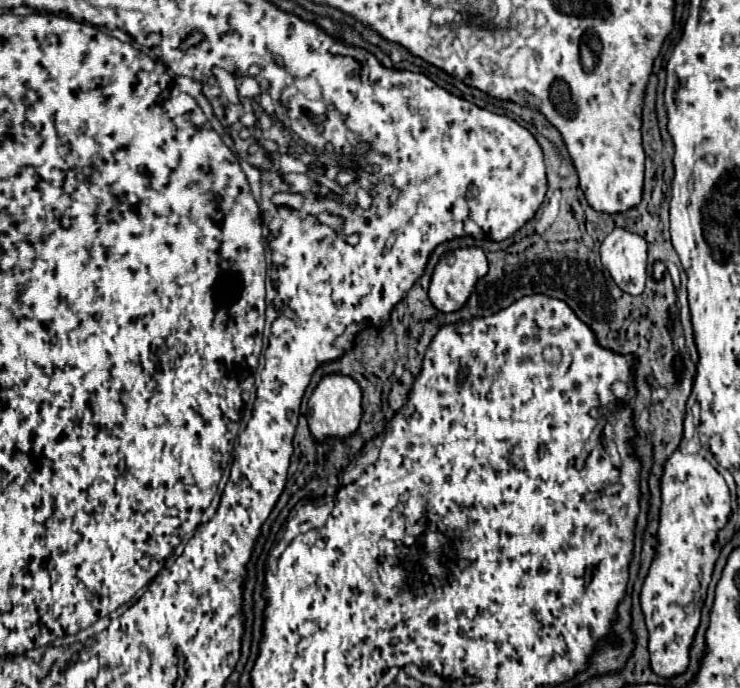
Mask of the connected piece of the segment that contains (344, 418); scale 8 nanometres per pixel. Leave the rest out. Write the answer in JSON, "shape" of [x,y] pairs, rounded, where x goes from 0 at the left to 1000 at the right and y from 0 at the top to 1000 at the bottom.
{"shape":[[[441,544],[430,561],[424,564],[419,581],[416,581],[416,619],[419,628],[427,640],[441,640],[441,637],[470,637],[486,616],[486,602],[489,602],[489,567],[481,552],[465,544]]]}

